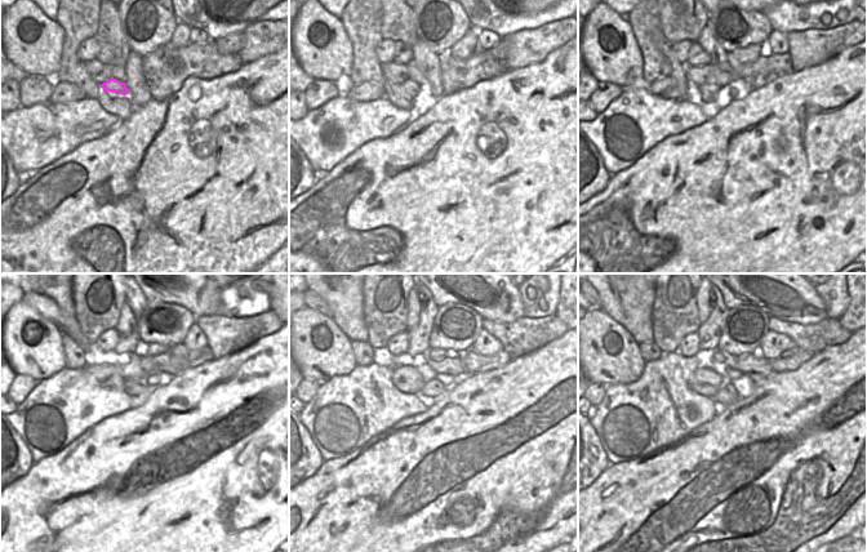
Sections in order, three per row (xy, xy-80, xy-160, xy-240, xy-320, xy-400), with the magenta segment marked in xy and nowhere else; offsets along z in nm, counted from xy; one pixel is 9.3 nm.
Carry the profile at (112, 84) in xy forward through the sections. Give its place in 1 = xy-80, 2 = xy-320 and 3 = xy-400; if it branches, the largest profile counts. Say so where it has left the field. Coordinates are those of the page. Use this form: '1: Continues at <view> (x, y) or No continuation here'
1: Continues at xy-80 (410, 87)
2: Continues at xy-320 (432, 388)
3: Continues at xy-400 (727, 395)

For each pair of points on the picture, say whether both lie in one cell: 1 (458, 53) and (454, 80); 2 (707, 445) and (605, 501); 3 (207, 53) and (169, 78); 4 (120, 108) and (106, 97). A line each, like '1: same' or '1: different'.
1: different
2: same
3: same
4: same

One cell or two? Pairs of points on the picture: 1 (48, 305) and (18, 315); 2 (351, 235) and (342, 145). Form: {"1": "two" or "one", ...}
{"1": "two", "2": "two"}

